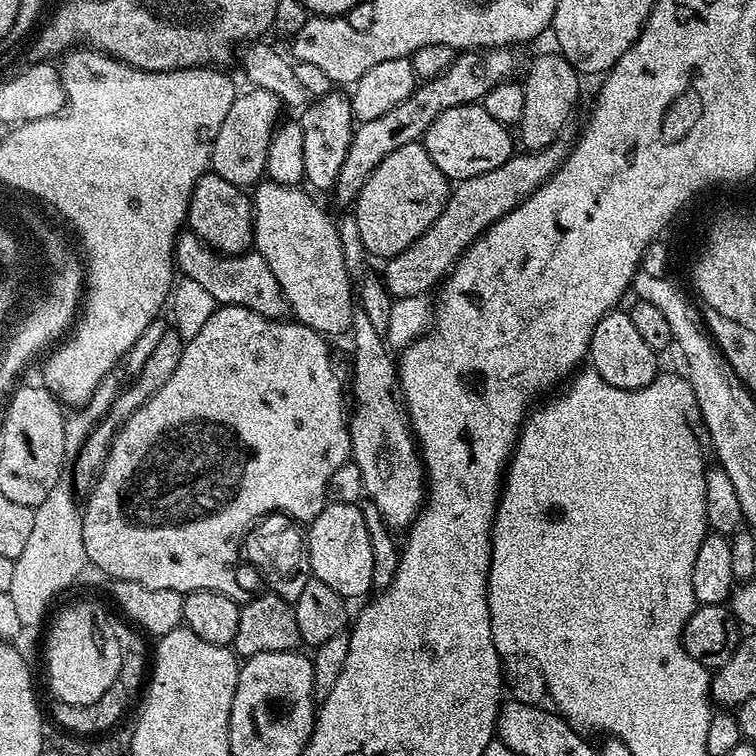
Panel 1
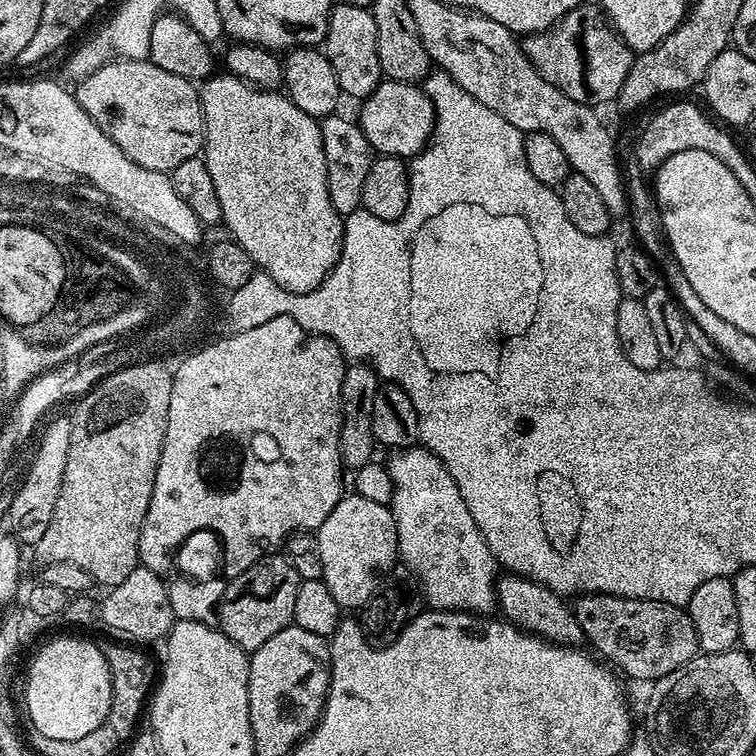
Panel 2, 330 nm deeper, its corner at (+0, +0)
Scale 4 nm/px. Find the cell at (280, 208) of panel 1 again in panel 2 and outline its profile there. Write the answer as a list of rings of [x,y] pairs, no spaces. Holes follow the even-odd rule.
[[[231,74],[223,75],[208,76],[199,89],[200,105],[204,108],[202,159],[210,170],[210,178],[214,178],[218,202],[222,202],[223,227],[228,227],[227,235],[240,244],[253,265],[270,274],[278,286],[287,292],[314,290],[338,262],[344,241],[344,221],[334,210],[326,186],[320,120],[298,110],[279,91],[247,84]]]

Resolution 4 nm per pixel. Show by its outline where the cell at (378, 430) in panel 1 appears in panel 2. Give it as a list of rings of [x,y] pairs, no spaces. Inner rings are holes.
[[[413,446],[410,448],[399,449],[395,453],[396,456],[392,461],[387,461],[386,467],[390,478],[394,482],[396,489],[392,495],[392,517],[396,523],[396,533],[398,534],[398,556],[402,561],[403,567],[411,572],[417,580],[420,581],[420,590],[424,593],[424,599],[427,607],[432,610],[463,610],[473,614],[488,614],[491,608],[497,607],[496,603],[496,582],[498,579],[498,565],[494,554],[490,550],[490,546],[486,542],[486,538],[478,530],[478,526],[474,522],[470,510],[466,506],[466,502],[462,498],[462,494],[458,494],[458,486],[454,482],[454,478],[450,478],[450,470],[446,470],[446,466],[436,457],[428,448],[423,446]]]

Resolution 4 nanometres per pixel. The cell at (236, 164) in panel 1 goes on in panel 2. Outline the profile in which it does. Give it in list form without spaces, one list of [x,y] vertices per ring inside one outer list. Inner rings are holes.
[[[115,59],[103,64],[94,74],[75,85],[76,101],[94,118],[94,122],[110,137],[138,166],[146,166],[146,170],[167,172],[174,170],[186,162],[186,158],[200,156],[204,146],[204,108],[200,105],[200,93],[197,85],[186,77],[167,73],[162,67],[146,60]]]

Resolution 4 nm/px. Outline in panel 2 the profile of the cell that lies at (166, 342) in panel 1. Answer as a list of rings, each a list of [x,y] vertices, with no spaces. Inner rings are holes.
[[[141,362],[105,377],[79,397],[83,408],[76,417],[76,429],[71,433],[66,474],[62,490],[58,490],[58,502],[54,502],[54,516],[50,518],[46,534],[42,534],[32,548],[39,565],[74,562],[74,566],[82,566],[97,585],[103,586],[121,584],[130,578],[140,564],[138,542],[154,494],[154,478],[158,474],[170,414],[171,389],[172,372],[163,363]]]

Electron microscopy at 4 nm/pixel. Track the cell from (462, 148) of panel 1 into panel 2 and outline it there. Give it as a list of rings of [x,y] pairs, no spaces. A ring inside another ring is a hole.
[[[381,79],[380,85],[363,97],[358,115],[362,134],[370,142],[373,153],[382,156],[399,156],[411,158],[418,155],[432,138],[436,125],[436,111],[431,98],[424,93],[419,83],[407,84],[401,80]]]

